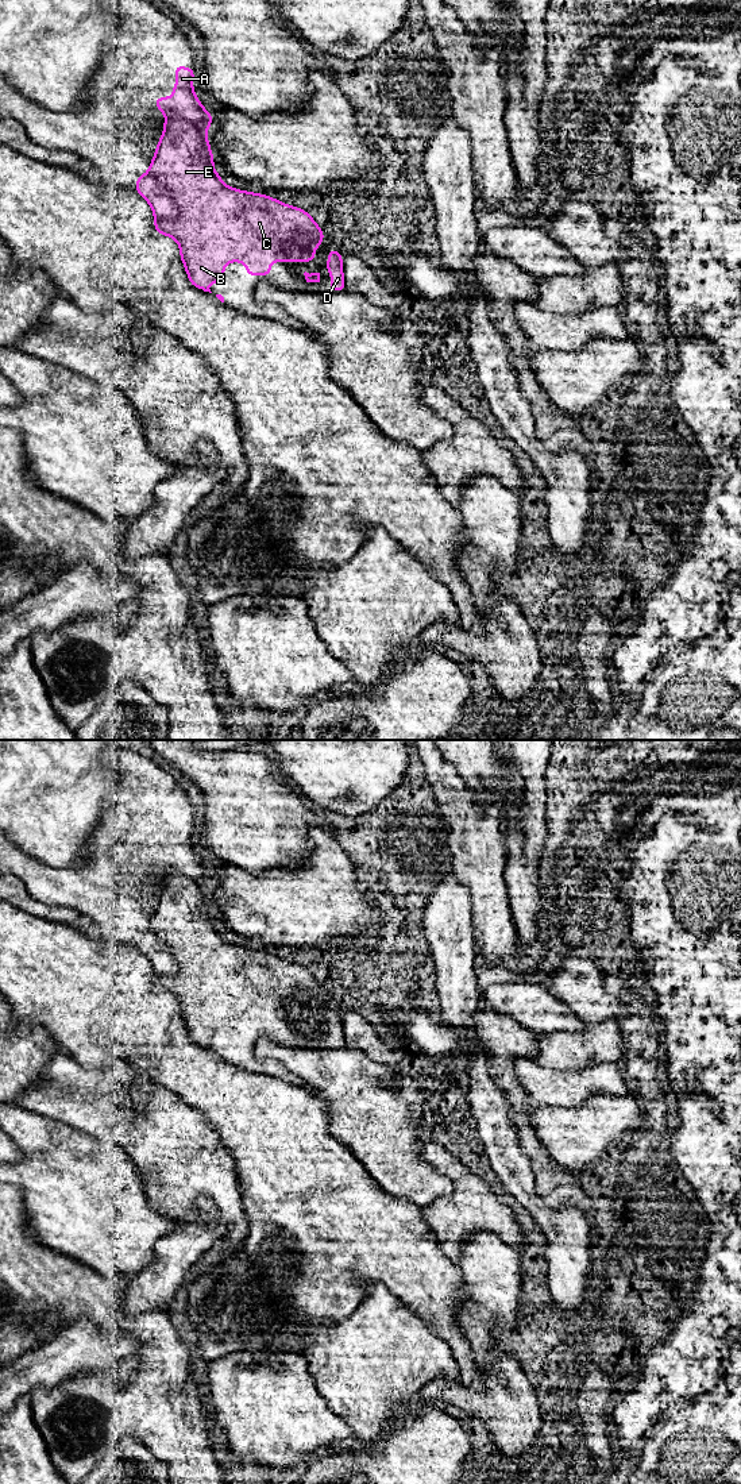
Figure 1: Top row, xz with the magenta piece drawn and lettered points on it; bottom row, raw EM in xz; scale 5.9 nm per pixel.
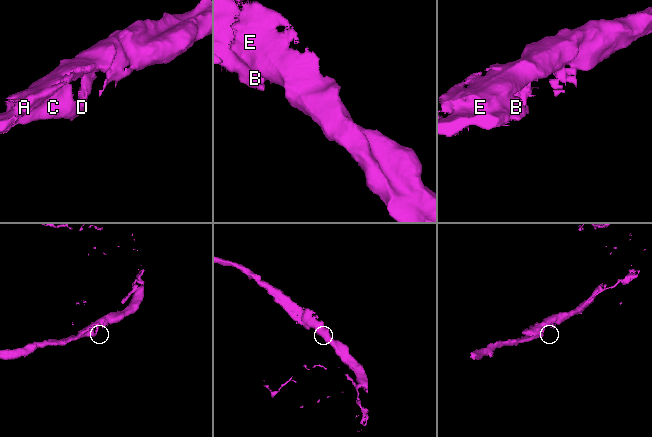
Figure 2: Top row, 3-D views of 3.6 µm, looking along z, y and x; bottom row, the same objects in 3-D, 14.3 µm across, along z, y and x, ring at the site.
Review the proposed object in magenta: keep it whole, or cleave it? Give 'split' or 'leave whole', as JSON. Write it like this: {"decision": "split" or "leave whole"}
{"decision": "split"}

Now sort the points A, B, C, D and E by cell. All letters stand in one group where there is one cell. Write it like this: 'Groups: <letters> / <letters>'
Groups: A / B C D E

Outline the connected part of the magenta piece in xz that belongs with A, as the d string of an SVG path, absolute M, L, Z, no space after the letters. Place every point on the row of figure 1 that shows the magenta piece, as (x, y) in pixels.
M182 65L174 68L177 84L173 86L173 97L154 99L157 109L162 111L166 119L184 119L198 127L204 134L211 127L212 113L202 108L201 101L193 90L196 68L188 69Z

